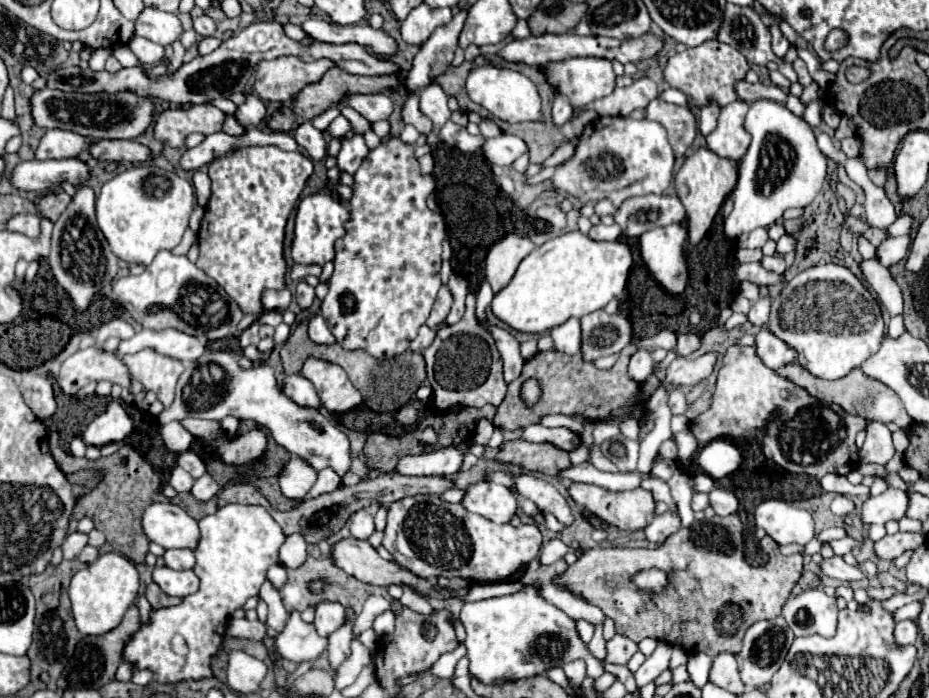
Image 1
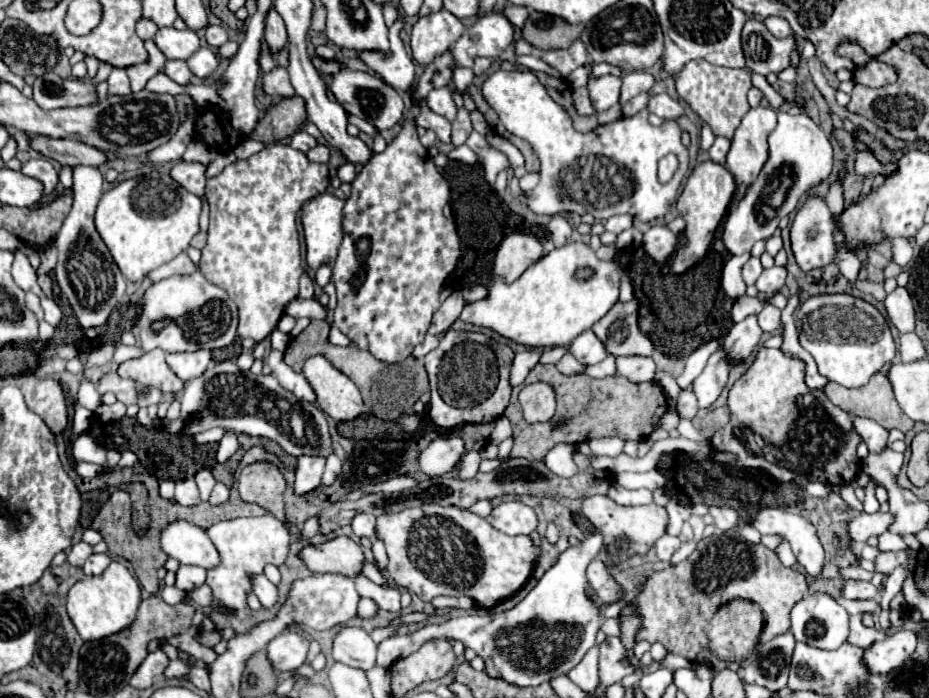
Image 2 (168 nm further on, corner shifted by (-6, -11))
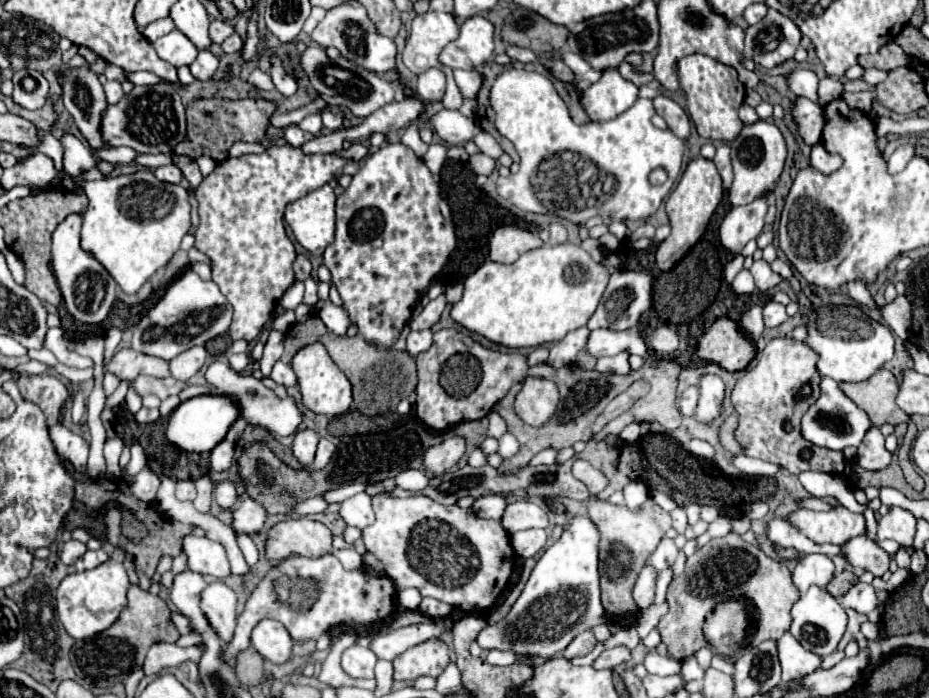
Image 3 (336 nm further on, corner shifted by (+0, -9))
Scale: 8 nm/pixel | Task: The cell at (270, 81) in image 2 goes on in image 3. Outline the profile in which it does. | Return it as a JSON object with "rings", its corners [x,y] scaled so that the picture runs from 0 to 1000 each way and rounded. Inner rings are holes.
{"rings":[[[273,99],[273,102],[269,105],[267,119],[273,122],[273,125],[278,125],[278,128],[295,128],[295,119],[293,119],[291,107],[284,105],[284,102],[280,102],[280,99]]]}

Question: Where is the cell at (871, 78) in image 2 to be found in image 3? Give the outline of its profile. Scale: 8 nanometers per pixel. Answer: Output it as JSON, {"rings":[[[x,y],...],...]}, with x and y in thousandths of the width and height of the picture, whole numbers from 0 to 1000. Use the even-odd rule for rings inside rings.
{"rings":[[[962,59],[954,62],[945,76],[941,79],[928,79],[924,87],[930,99],[934,96],[943,96],[943,99],[952,99],[952,102],[960,102],[964,96],[975,96],[980,93],[980,82],[971,73],[969,64],[964,64]]]}

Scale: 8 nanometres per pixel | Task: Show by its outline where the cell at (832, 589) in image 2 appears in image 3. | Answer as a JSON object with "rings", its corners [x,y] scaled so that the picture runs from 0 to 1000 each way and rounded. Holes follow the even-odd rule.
{"rings":[[[917,818],[900,821],[900,827],[893,832],[893,841],[889,841],[898,855],[906,855],[919,835],[924,835],[924,827]]]}

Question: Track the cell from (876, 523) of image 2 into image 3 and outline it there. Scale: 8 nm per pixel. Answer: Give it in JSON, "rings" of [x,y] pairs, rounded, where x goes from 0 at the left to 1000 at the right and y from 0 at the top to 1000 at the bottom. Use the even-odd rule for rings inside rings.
{"rings":[[[900,723],[896,732],[872,732],[857,729],[846,746],[865,764],[876,778],[898,778],[906,781],[919,766],[932,761],[932,744],[928,735],[917,735],[906,723]]]}

